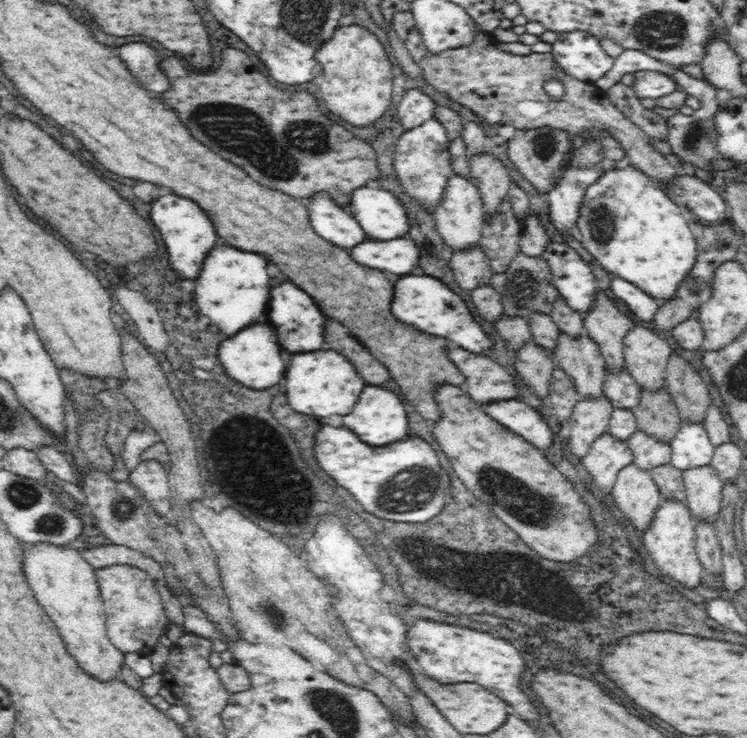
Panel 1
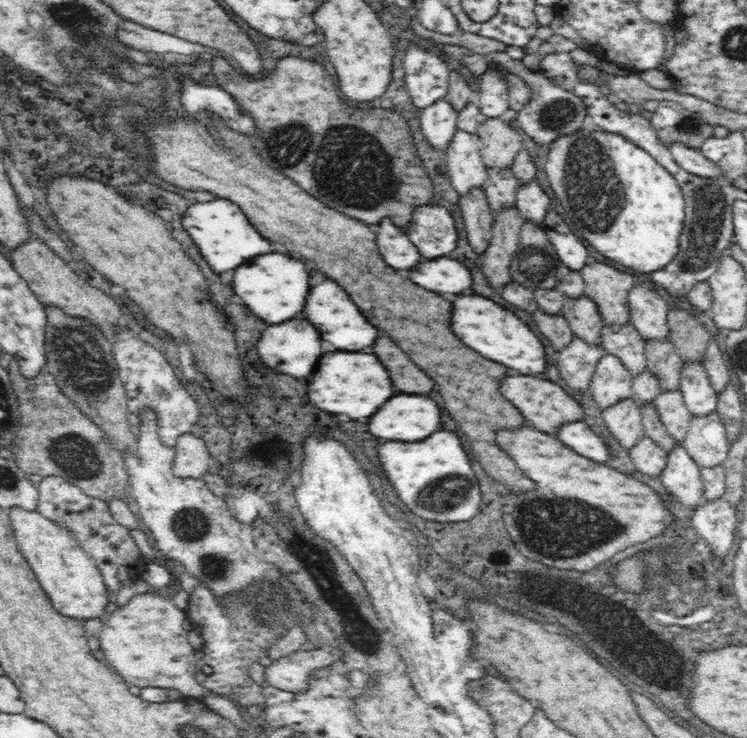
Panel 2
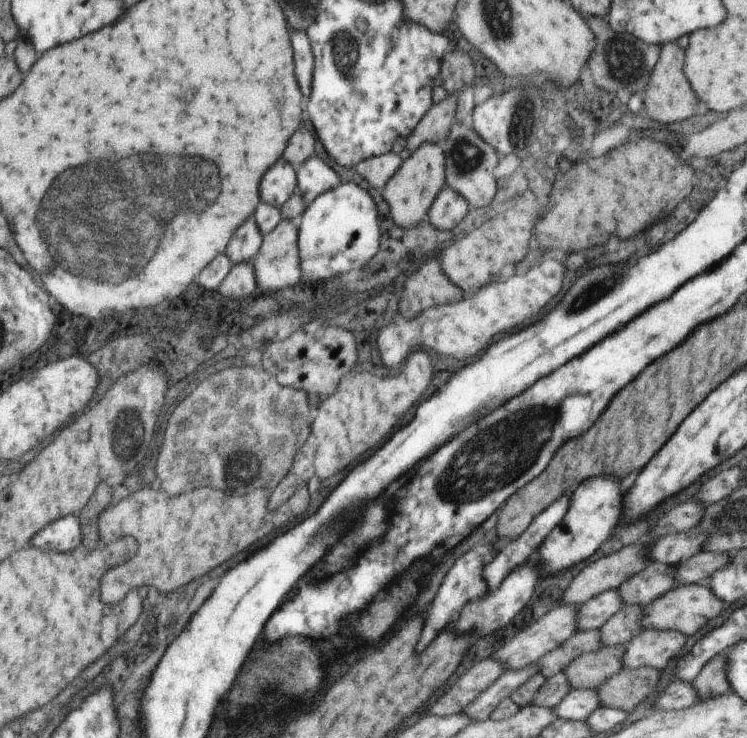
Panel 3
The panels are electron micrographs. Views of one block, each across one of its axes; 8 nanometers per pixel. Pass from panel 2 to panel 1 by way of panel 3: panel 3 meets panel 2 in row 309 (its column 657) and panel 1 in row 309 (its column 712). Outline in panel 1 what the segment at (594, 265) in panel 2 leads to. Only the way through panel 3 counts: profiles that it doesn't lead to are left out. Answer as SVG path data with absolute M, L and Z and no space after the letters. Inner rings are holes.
M596 292L596 304L584 314L583 326L599 346L607 371L622 369L625 366L624 338L634 328L634 322L612 303L612 299Z

